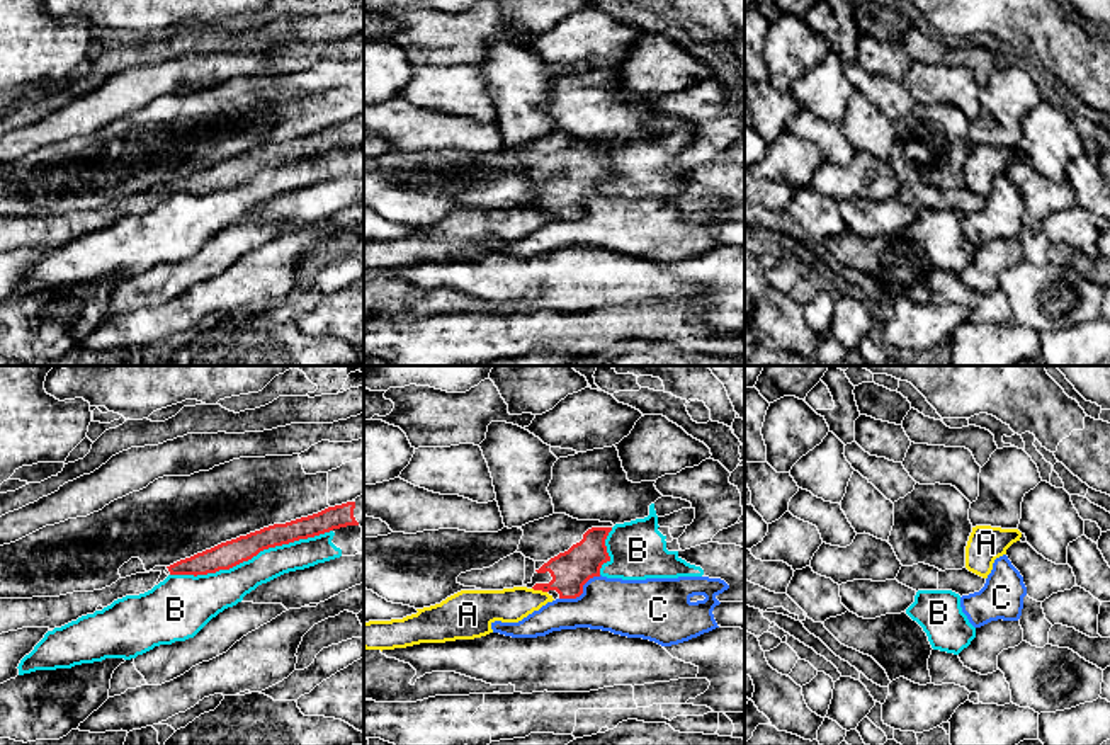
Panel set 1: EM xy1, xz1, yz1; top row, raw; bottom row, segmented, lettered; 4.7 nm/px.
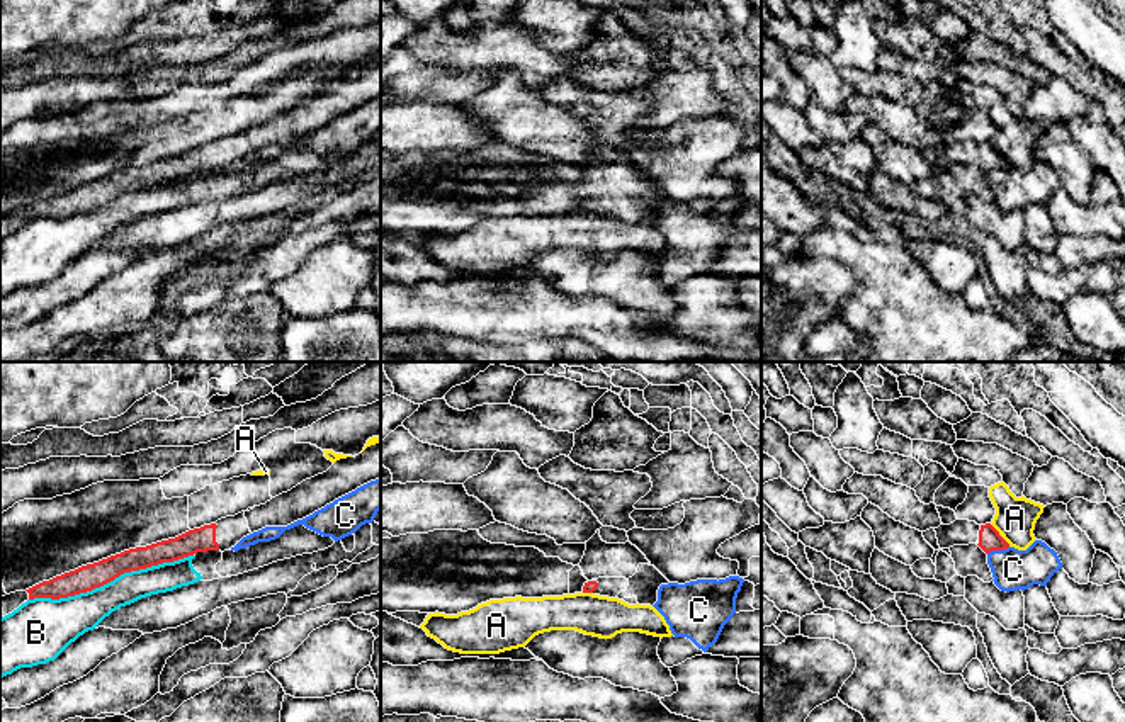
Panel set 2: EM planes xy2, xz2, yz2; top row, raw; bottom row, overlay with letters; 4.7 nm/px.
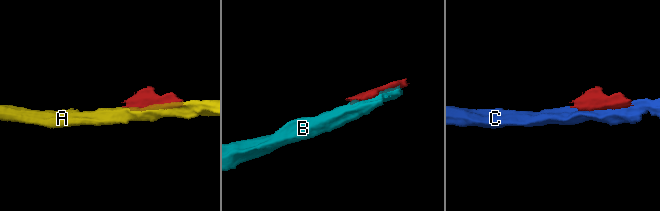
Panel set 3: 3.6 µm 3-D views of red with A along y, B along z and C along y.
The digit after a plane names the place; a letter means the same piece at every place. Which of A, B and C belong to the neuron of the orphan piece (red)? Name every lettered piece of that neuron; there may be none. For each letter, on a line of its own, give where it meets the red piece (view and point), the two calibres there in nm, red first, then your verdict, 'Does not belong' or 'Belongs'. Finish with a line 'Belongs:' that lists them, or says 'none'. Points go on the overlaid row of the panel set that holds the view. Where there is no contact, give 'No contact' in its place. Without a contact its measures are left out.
A: Touches red at yz2 (1000, 535). Thickness 110 nm (red) against 200 nm. Does not belong
B: Touches red at xy2 (111, 580). Thickness 120 nm (red) against 190 nm. Does not belong
C: Touches red at xz1 (582, 592). Thickness 190 nm (red) against 280 nm. Does not belong
Belongs: none

